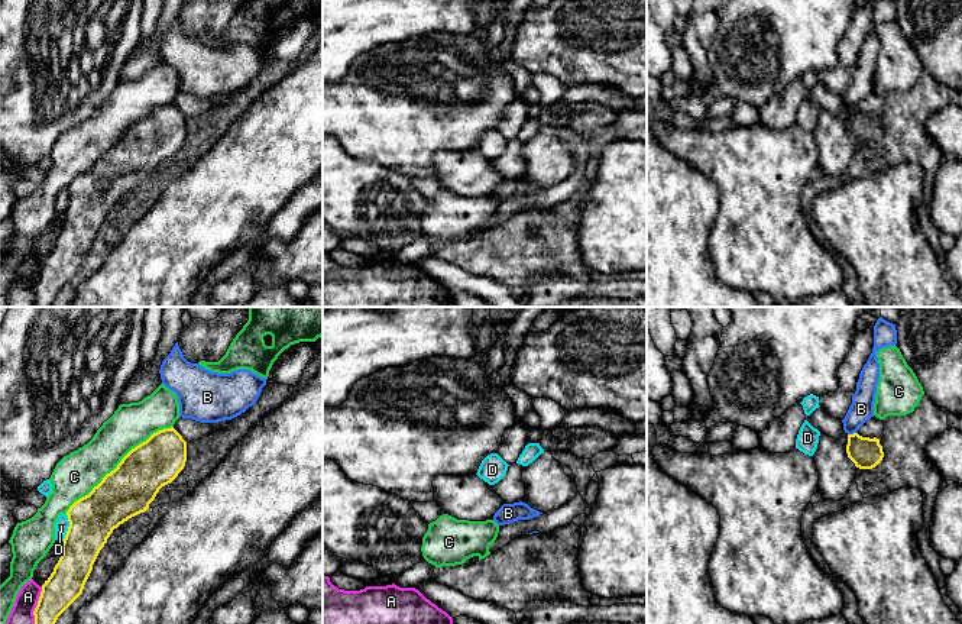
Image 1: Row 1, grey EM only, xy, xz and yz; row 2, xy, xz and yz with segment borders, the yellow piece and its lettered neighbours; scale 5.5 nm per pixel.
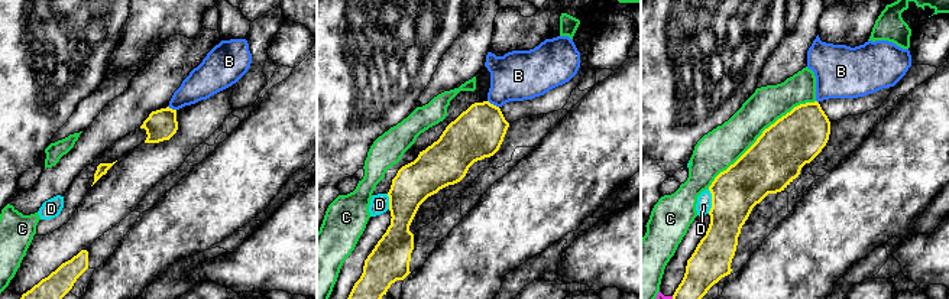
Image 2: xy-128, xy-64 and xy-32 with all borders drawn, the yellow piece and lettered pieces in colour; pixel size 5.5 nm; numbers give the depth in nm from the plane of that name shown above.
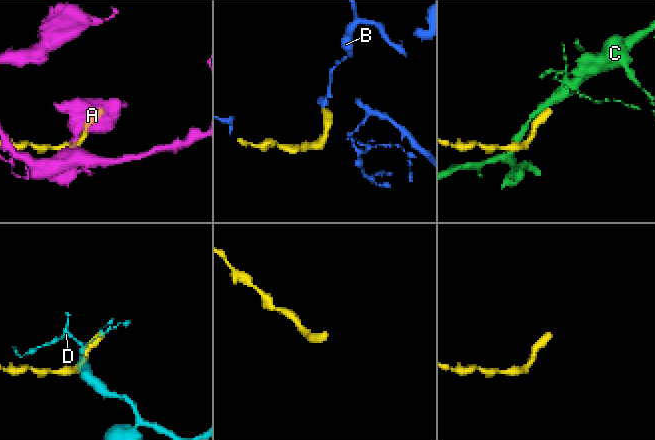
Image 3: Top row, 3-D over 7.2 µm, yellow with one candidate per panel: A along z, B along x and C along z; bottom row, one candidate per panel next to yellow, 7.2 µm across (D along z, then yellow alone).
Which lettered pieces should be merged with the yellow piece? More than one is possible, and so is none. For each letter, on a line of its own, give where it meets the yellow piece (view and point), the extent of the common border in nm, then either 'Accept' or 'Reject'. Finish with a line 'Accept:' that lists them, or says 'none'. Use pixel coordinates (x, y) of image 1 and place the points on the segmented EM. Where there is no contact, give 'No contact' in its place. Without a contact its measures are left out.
A: Touches yellow at xy (36, 605). Shared border 220 nm. Reject
B: Touches yellow at yz (851, 435). Shared border 50 nm. Reject
C: Touches yellow at xy (119, 464). Shared border 750 nm. Reject
D: Touches yellow at xy (68, 527). Shared border 150 nm. Reject
Accept: none

